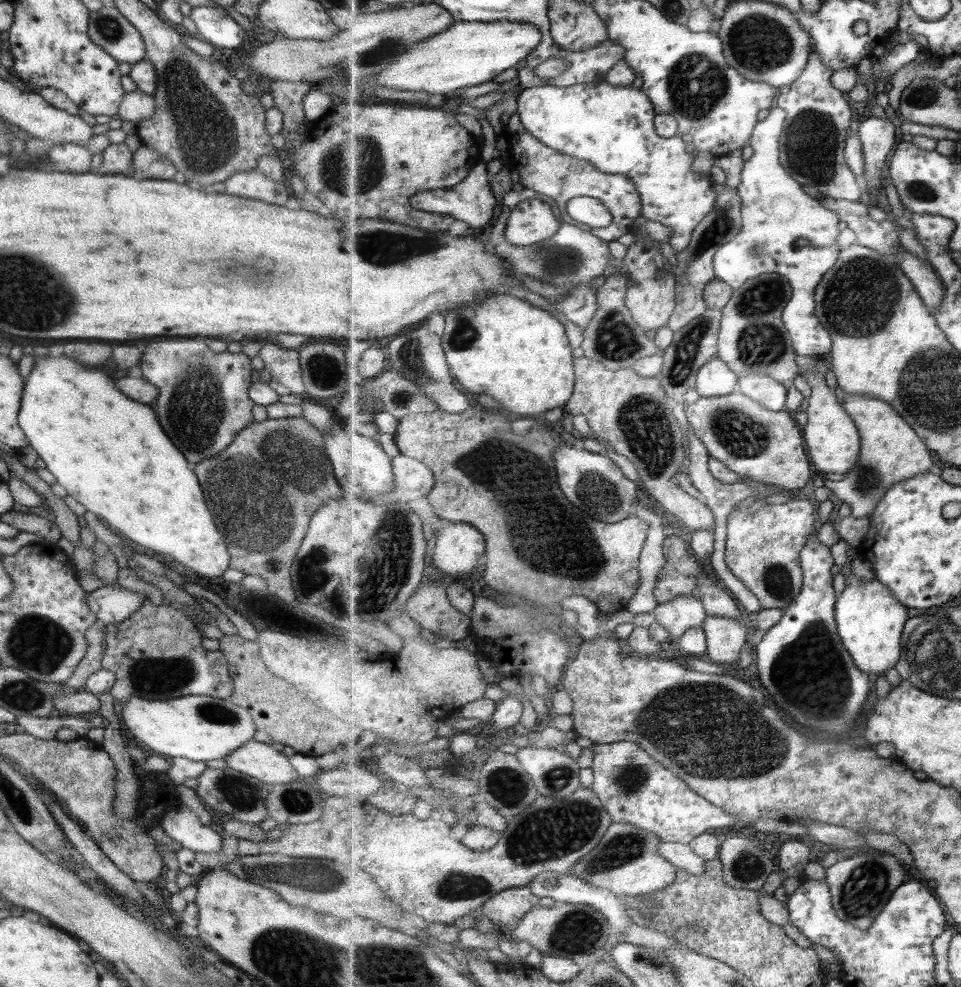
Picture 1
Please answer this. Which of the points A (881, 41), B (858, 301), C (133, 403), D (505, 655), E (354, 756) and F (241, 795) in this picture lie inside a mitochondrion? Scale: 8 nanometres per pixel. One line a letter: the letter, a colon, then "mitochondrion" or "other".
A: other
B: mitochondrion
C: other
D: other
E: other
F: mitochondrion

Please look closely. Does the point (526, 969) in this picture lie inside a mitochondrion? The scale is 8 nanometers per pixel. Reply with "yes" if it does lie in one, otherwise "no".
no

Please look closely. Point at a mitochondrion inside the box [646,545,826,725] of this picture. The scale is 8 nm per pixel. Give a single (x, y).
(777, 579)

